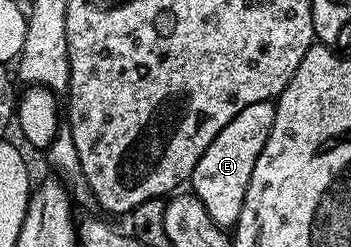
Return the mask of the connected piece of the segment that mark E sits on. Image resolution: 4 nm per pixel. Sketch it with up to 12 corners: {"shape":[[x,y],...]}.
{"shape":[[275,101],[242,108],[202,152],[191,193],[235,227]]}

